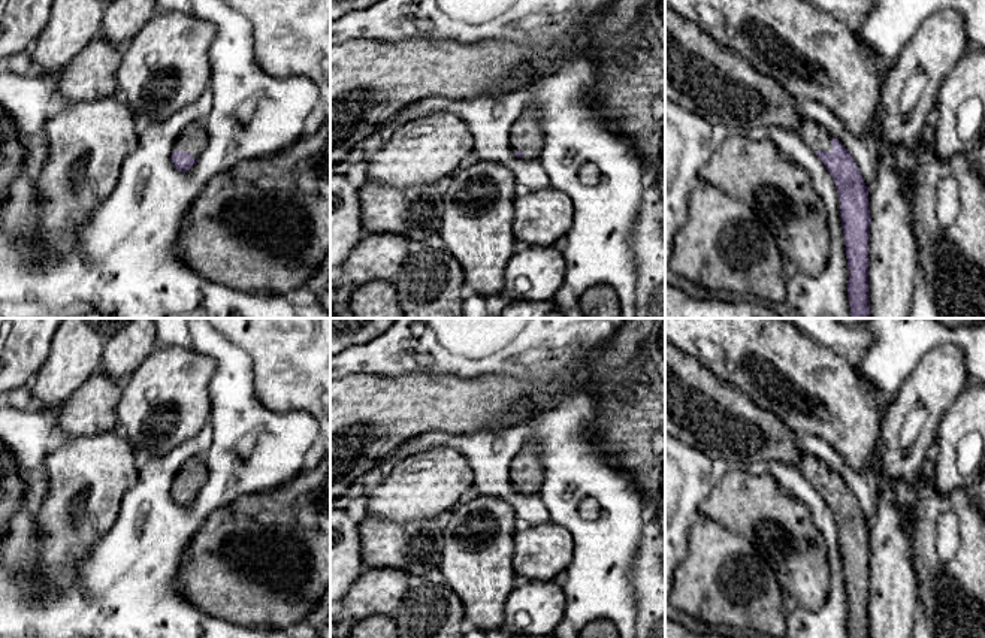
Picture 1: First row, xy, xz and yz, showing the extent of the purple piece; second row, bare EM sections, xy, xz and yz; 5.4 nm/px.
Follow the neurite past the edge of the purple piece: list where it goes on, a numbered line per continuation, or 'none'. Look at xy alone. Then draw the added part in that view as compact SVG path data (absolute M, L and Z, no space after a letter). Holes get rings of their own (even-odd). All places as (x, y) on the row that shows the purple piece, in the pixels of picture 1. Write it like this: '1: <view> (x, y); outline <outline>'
1: xy (193, 138); outline M203 123L188 124L176 139L173 151L188 151L196 160L200 160L208 143L206 127Z

